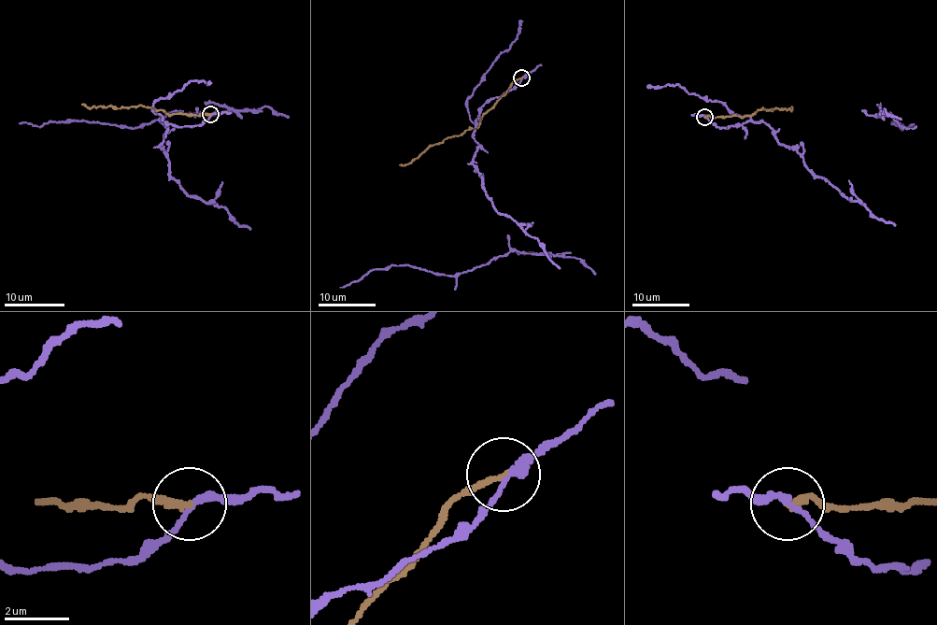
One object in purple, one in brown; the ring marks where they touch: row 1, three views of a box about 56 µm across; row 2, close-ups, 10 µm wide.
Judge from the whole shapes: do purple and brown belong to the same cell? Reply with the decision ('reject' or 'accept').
reject

